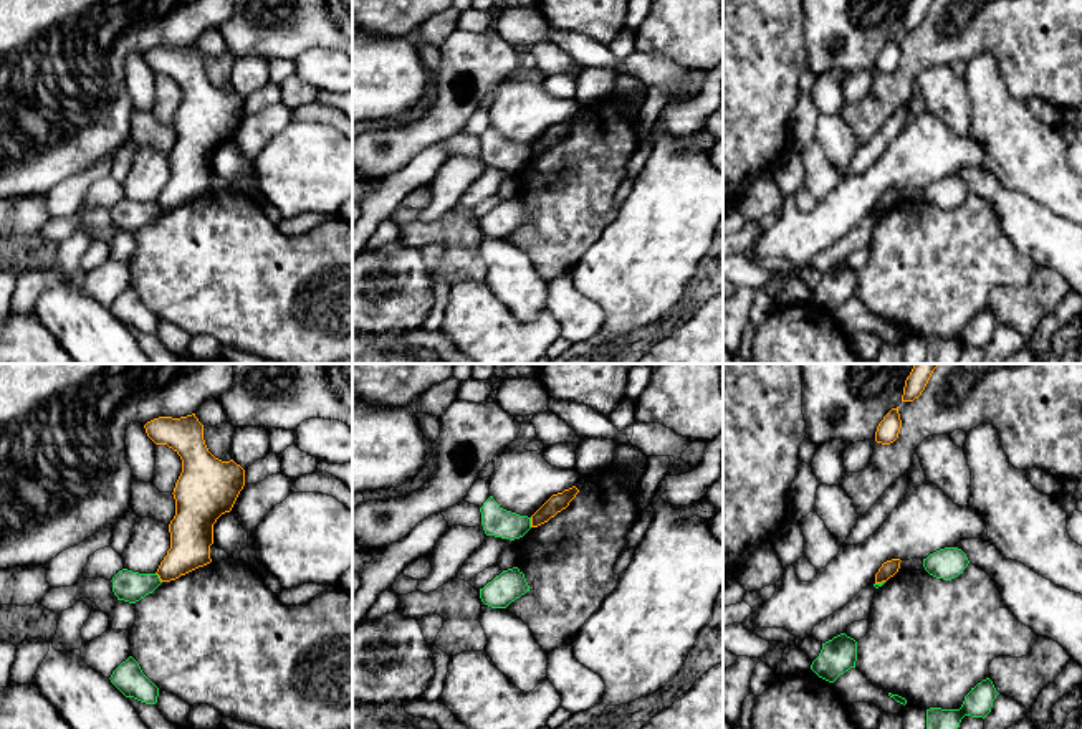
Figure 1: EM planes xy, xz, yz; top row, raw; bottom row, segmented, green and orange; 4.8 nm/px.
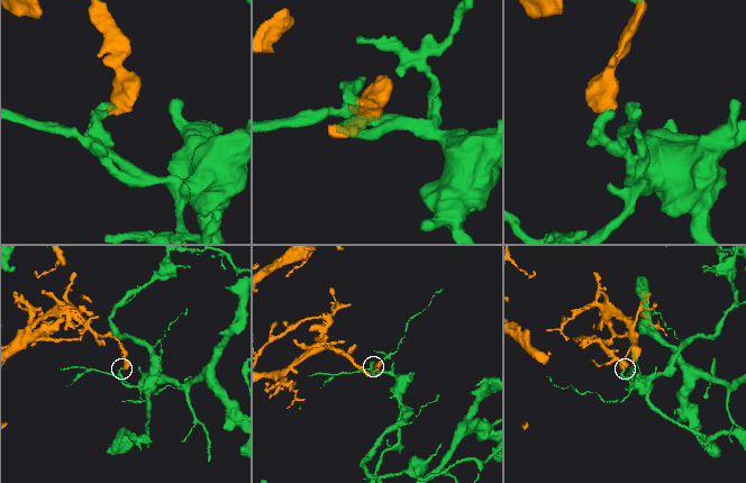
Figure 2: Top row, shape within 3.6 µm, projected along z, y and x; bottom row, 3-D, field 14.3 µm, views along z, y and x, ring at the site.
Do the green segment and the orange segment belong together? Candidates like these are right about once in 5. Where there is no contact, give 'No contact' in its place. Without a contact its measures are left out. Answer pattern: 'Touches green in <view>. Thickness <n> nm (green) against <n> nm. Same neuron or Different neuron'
Touches green in xy. Thickness 150 nm (green) against 200 nm. Different neuron

